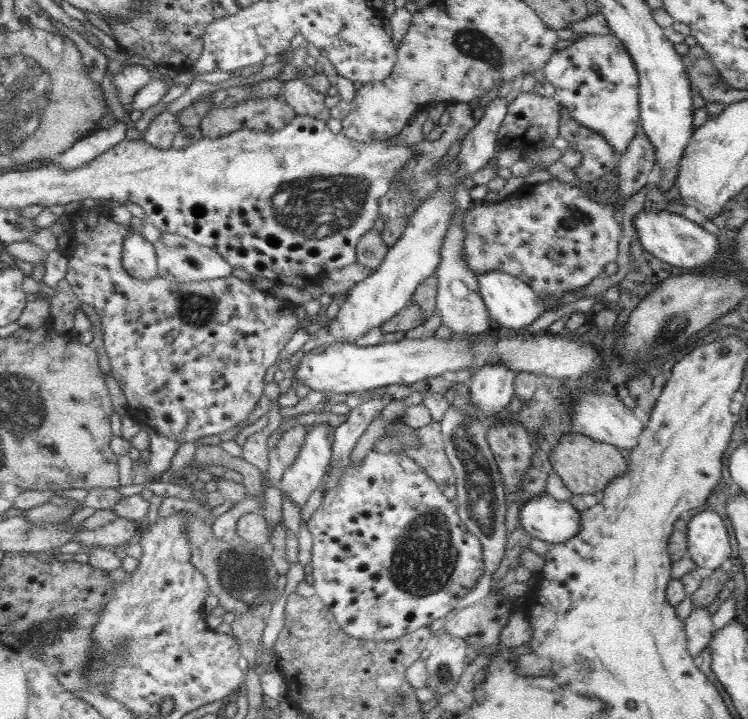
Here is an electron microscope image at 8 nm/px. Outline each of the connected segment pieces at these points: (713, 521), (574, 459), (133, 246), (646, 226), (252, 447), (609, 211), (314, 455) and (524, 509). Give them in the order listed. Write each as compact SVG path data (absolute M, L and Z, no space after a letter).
M701 511L695 514L687 524L687 555L699 567L714 570L718 567L727 566L731 554L730 541L727 528L722 518L716 512Z
M568 433L559 438L551 452L551 466L563 483L574 495L598 497L617 476L622 476L628 468L627 454L606 442L596 442L585 434Z
M131 227L122 243L122 266L130 276L149 280L157 276L156 247L141 235L141 228Z
M643 209L634 216L634 228L644 250L658 260L678 268L704 268L716 260L716 253L720 247L716 234L686 219L682 214L674 214L666 210L654 212L654 210Z
M278 416L270 420L270 424L267 424L266 427L263 427L262 430L256 431L252 435L248 436L244 445L241 446L242 453L240 457L246 462L259 468L262 476L265 476L266 471L268 470L268 454L269 448L267 445L267 440L269 436L276 431L278 427Z
M550 179L548 182L532 184L527 181L520 186L514 193L510 193L502 202L498 204L486 204L467 210L462 216L462 226L464 226L464 243L462 243L462 260L468 265L469 271L475 275L484 274L485 272L502 271L506 274L511 274L522 282L528 283L540 298L544 299L549 294L563 294L569 290L577 290L581 286L590 284L598 275L602 275L604 267L610 262L615 262L618 258L618 246L620 234L622 234L620 219L614 214L614 209L617 206L616 200L612 199L607 205L594 202L585 193L580 190L580 186L572 183L560 182L556 179Z
M320 423L308 431L296 461L281 476L281 494L288 496L300 507L307 503L312 491L317 489L329 468L334 429L330 424Z
M547 493L529 498L520 507L520 516L524 530L547 543L568 542L580 532L580 512L569 501L558 501Z

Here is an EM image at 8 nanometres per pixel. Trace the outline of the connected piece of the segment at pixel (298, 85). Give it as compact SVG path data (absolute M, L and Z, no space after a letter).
M300 77L284 82L282 95L297 115L324 121L331 117L329 108L324 105L326 94L315 91Z

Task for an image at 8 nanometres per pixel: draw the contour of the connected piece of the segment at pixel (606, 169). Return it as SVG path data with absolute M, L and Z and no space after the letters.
M564 107L561 108L559 136L568 142L566 149L582 152L580 165L573 168L579 184L591 183L616 170L618 155L608 141L600 133L577 123Z

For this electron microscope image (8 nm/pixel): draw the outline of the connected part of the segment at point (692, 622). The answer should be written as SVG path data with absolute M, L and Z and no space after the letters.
M694 608L683 623L688 653L696 657L709 646L710 640L713 638L712 615L707 608Z

